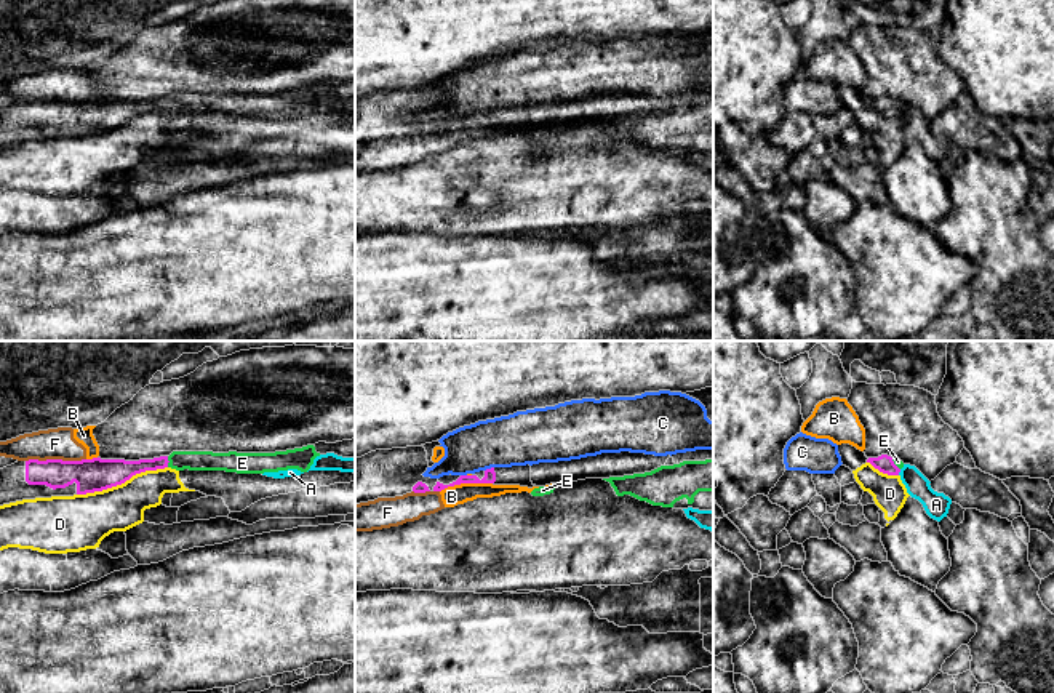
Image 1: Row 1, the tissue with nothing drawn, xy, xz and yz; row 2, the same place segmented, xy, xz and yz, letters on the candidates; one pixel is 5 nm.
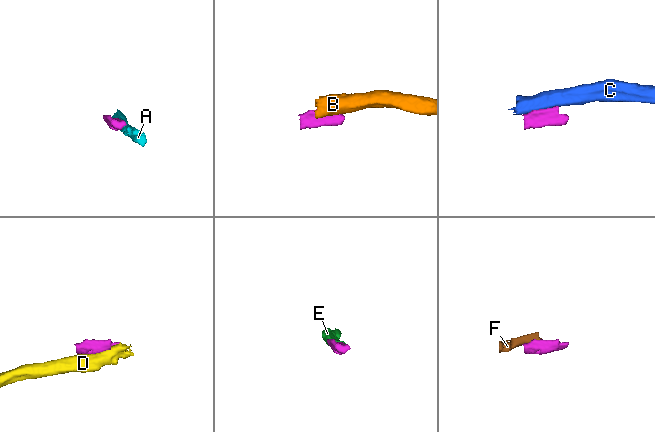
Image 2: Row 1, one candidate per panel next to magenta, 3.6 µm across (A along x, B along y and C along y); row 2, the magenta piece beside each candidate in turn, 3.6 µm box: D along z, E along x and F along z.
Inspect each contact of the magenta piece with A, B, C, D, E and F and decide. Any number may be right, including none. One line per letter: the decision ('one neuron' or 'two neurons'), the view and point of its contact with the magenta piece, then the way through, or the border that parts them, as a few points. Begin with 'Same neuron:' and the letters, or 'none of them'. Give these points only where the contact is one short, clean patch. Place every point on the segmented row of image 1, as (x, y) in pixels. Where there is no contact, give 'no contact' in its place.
Same neuron: E
A: two neurons; contact yz (899, 471); border yz (901, 469), (898, 474)
B: two neurons; contact xz (466, 482); border xz (491, 482), (461, 482), (448, 485), (440, 492)
C: two neurons; contact xz (488, 469)
D: two neurons; contact xy (122, 482)
E: one neuron; contact xy (168, 461); way xy (120, 471), (168, 461), (178, 460)
F: two neurons; contact xy (55, 460); border xy (85, 458), (26, 461)

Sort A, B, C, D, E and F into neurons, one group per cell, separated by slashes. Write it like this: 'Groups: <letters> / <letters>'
Groups: A / B F / C / D / E

